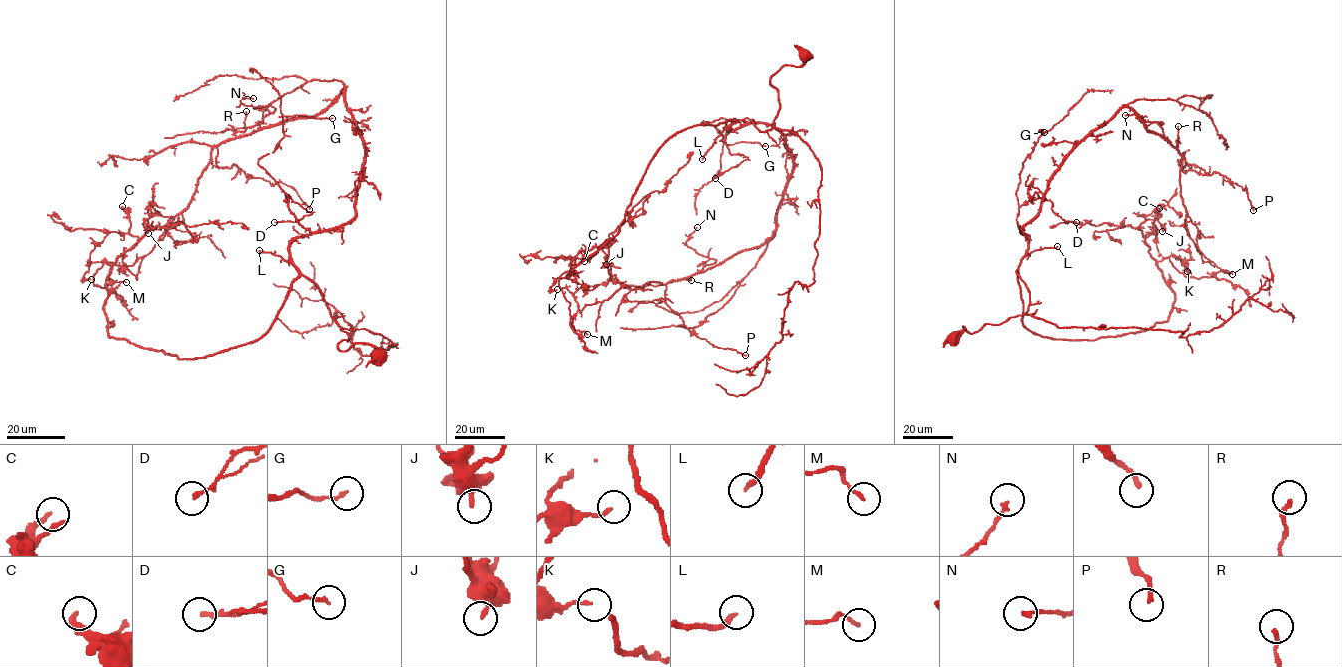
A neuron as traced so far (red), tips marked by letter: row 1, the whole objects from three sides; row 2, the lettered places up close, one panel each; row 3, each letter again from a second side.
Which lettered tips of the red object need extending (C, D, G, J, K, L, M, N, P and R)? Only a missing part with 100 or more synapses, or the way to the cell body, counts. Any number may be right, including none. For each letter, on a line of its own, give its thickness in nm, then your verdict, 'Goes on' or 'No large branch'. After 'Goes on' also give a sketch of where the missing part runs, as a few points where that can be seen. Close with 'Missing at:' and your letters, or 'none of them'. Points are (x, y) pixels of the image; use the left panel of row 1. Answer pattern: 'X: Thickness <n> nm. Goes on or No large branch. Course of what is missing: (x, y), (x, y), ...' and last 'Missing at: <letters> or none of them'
C: Thickness 200 nm. No large branch
D: Thickness 180 nm. No large branch
G: Thickness 150 nm. No large branch
J: Thickness 280 nm. No large branch
K: Thickness 150 nm. No large branch
L: Thickness 240 nm. Goes on. Course of what is missing: (259, 250), (204, 222), (193, 226), (190, 234), (180, 236), (170, 249), (196, 258), (219, 278), (242, 352)
M: Thickness 140 nm. No large branch
N: Thickness 190 nm. No large branch
P: Thickness 190 nm. No large branch
R: Thickness 200 nm. No large branch
Missing at: L

